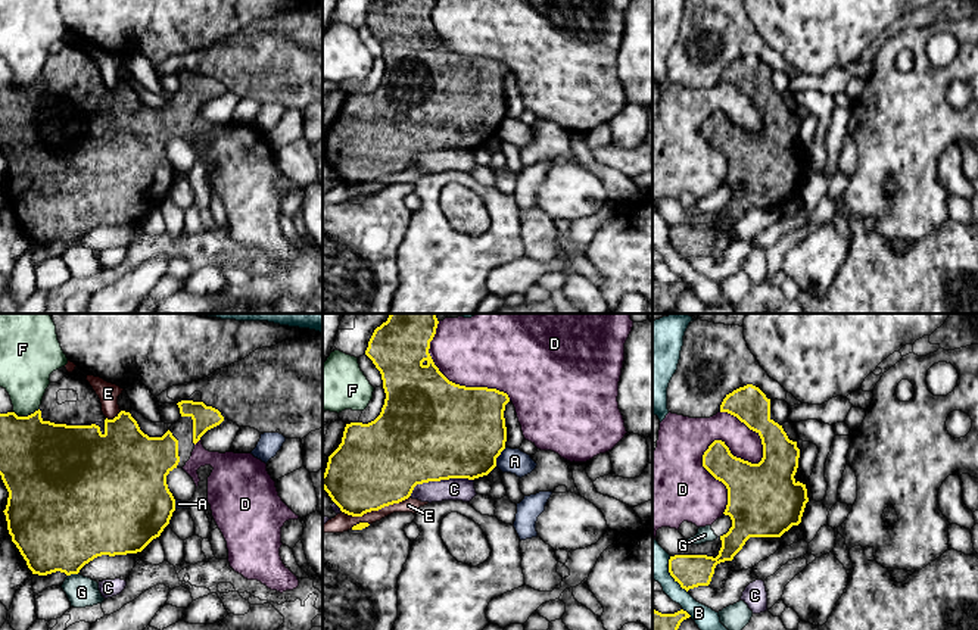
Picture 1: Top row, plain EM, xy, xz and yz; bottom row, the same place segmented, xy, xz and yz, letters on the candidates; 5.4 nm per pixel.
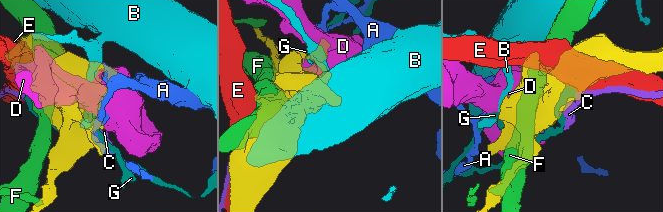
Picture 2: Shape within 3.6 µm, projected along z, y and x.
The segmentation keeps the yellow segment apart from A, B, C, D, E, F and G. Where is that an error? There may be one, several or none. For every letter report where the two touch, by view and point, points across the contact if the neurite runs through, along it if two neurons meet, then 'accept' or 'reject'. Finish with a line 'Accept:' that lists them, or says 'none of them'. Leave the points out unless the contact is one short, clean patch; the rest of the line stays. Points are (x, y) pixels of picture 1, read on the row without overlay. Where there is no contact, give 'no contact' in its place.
A: xz (498, 125) | along xz (505, 118), (497, 128), (495, 136) | reject
B: yz (670, 245) | reject
C: xz (439, 150) | reject
D: yz (728, 119) | reject
E: xz (374, 180) | reject
F: xy (25, 87) | reject
G: xy (72, 243) | reject
Accept: none of them

